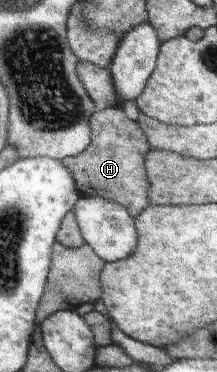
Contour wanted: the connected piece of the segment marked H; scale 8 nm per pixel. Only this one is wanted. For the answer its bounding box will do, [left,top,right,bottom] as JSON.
[60,106,151,219]

